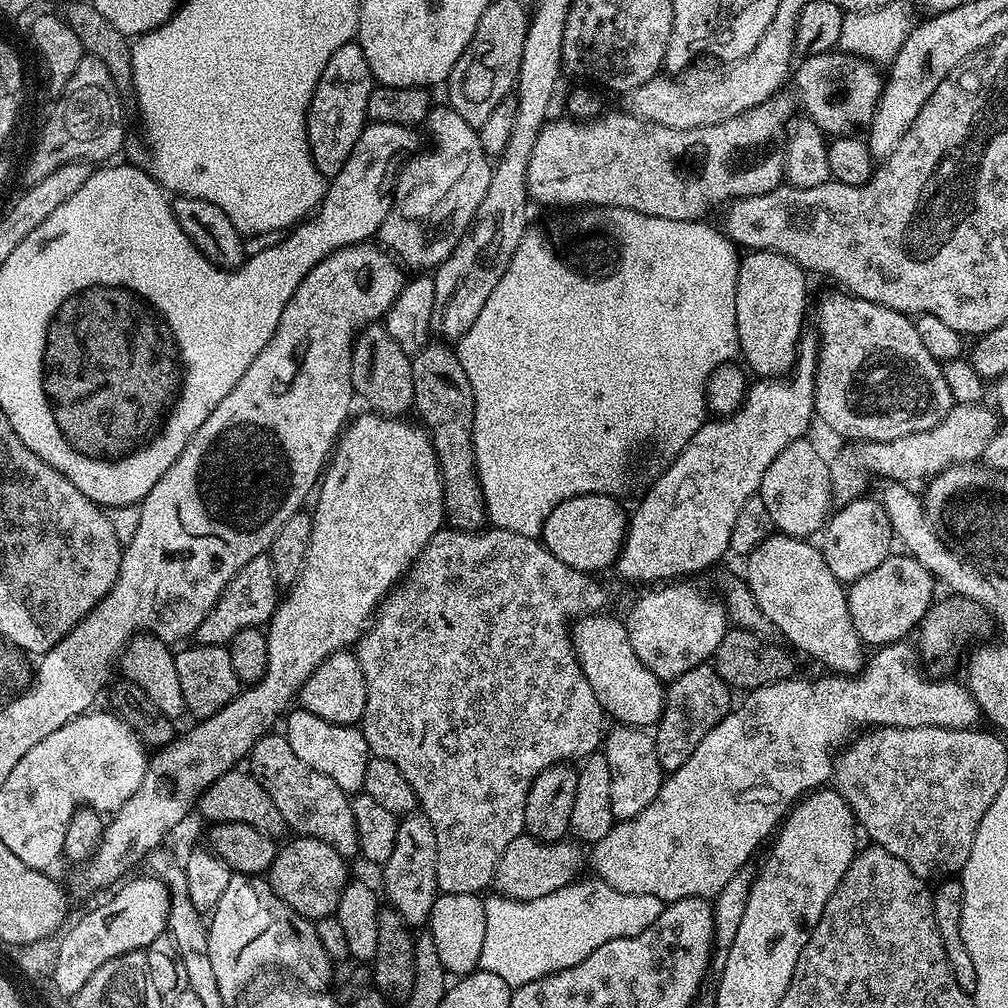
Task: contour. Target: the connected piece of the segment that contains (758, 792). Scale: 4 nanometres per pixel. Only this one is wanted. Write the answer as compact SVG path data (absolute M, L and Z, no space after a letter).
M901 642L881 647L873 652L876 653L873 656L871 653L870 659L854 676L824 674L821 680L793 678L774 682L770 686L751 689L745 695L748 697L741 704L739 701L735 707L725 714L722 722L718 722L718 726L714 726L714 730L710 730L710 734L706 734L706 738L702 738L702 742L698 742L698 750L694 750L694 754L690 754L690 758L686 758L683 766L665 779L654 798L654 802L650 802L650 806L646 806L646 810L642 810L642 814L638 814L632 820L621 820L613 823L610 834L606 834L606 838L602 838L598 843L591 845L590 868L592 864L593 870L596 871L593 872L595 879L608 884L619 892L634 896L653 896L662 902L694 898L695 896L714 898L724 889L726 882L730 882L730 878L734 878L734 874L738 874L738 870L749 863L748 859L759 850L760 843L764 839L767 841L777 831L778 825L788 815L793 805L805 794L827 785L833 779L834 757L838 750L843 749L857 734L874 728L921 728L922 726L970 728L977 723L976 719L978 721L981 719L981 710L967 687L961 681L959 684L958 681L952 680L956 678L933 678L929 675L918 663L918 652L913 645L911 648L908 642Z

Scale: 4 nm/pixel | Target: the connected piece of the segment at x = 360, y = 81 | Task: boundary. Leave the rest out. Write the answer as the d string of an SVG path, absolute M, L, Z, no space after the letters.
M359 43L338 46L326 62L326 70L322 70L322 78L318 78L318 86L312 95L308 107L308 145L314 166L318 166L325 178L331 178L346 166L346 158L350 158L350 150L354 150L354 142L362 134L369 123L368 103L374 87L372 71L366 62L366 54L362 54Z

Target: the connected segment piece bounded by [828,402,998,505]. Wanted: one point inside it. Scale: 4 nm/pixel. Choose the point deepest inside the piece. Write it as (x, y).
(961, 438)

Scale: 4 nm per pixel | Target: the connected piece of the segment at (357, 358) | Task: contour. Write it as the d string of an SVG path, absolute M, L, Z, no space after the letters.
M382 324L368 325L360 330L352 347L351 382L355 395L371 407L377 415L407 415L415 400L414 376L411 356L408 355Z

